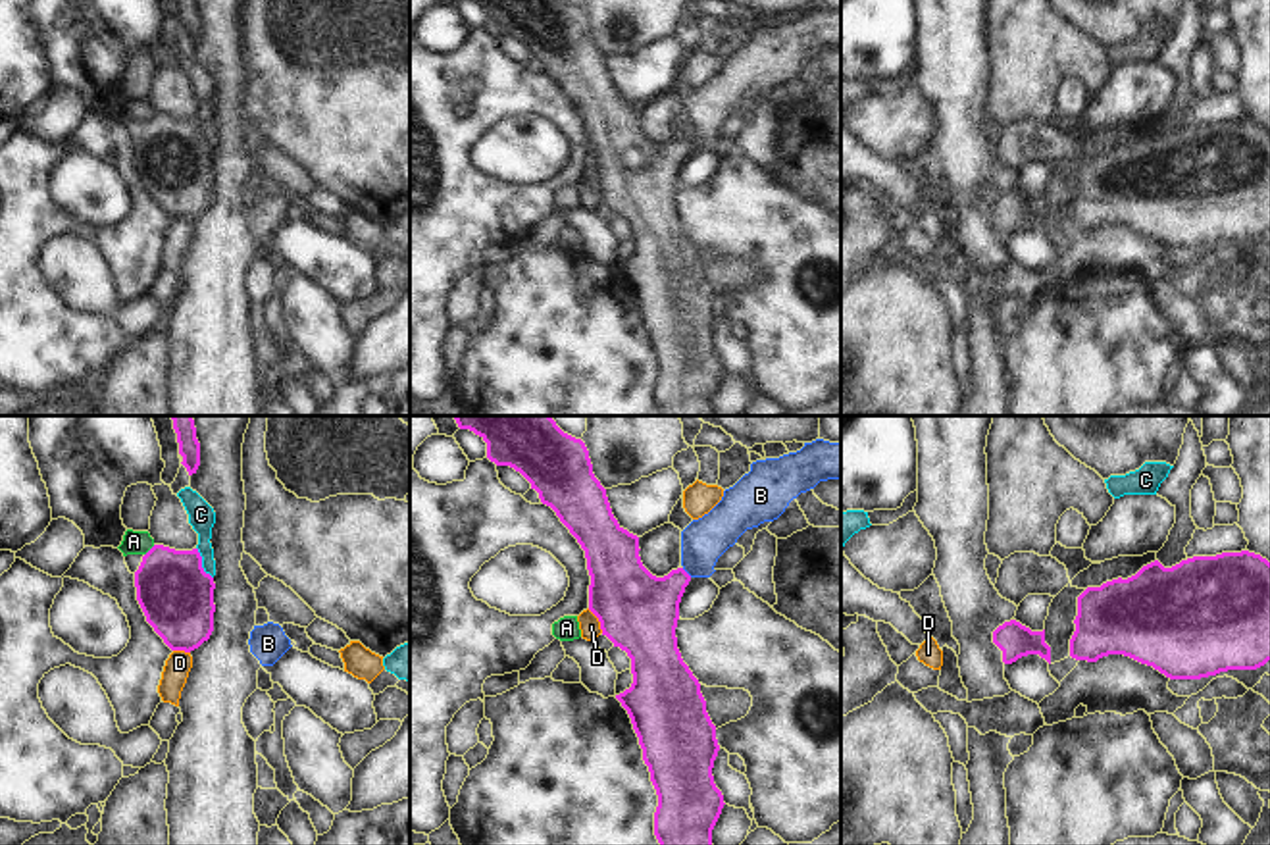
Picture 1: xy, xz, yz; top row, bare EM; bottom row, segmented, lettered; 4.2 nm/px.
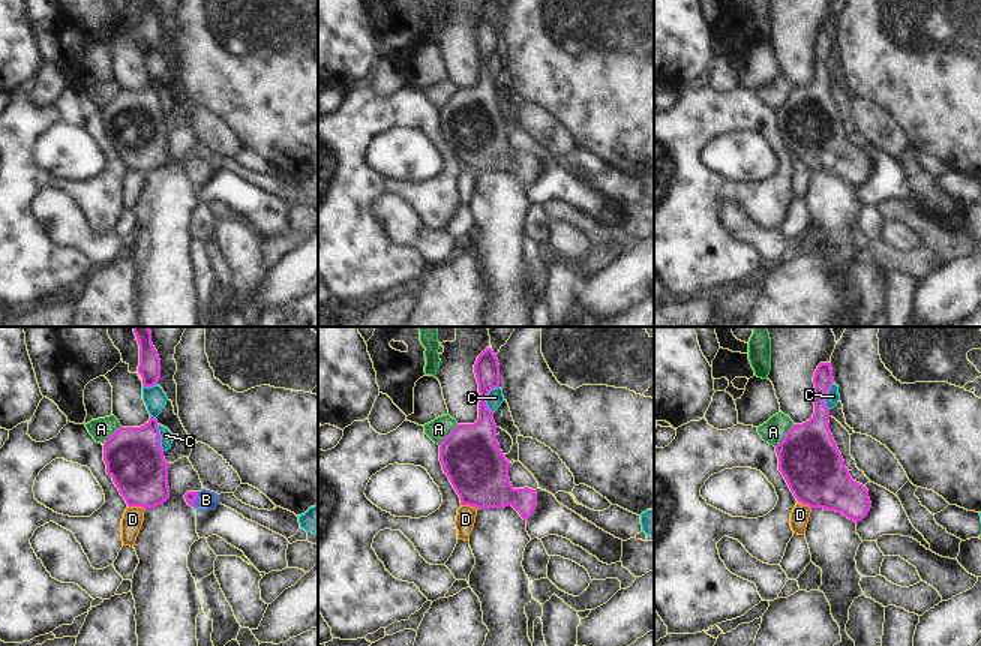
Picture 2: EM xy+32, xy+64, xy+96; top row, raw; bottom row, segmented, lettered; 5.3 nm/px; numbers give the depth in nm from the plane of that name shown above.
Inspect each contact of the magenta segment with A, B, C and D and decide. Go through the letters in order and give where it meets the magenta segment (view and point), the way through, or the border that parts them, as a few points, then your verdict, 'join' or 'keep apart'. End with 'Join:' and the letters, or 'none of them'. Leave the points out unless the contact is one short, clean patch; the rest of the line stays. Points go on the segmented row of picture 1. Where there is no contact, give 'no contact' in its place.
A: xy (149, 551) | along xy (154, 545), (145, 555) | keep apart
B: xz (685, 572) | across xz (639, 611), (660, 597), (685, 572), (697, 561), (703, 541) | join
C: xy (201, 563) | keep apart
D: xz (599, 620) | along xz (587, 609), (603, 632) | keep apart
Join: B

